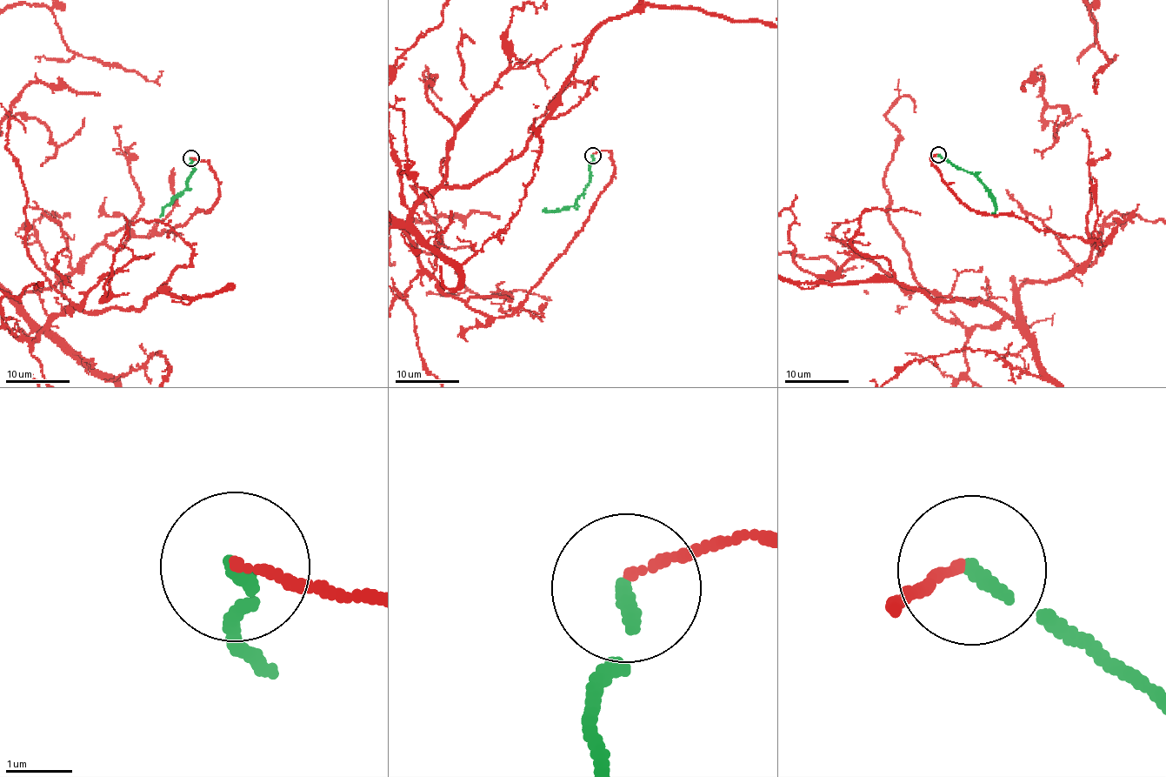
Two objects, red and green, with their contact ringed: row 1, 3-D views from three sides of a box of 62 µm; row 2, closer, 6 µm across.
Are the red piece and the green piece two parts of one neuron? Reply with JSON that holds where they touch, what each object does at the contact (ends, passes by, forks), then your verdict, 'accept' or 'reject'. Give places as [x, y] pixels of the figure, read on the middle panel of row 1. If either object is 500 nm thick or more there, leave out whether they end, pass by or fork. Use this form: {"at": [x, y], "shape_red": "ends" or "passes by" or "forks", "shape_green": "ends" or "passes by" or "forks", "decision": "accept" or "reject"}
{"at": [592, 155], "shape_red": "ends", "shape_green": "ends", "decision": "reject"}

